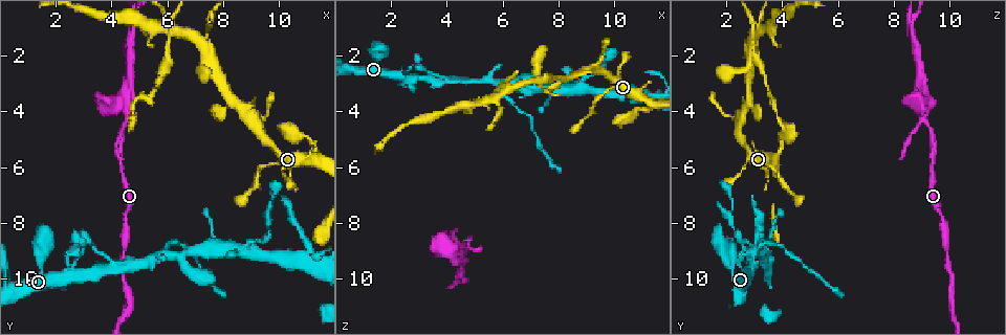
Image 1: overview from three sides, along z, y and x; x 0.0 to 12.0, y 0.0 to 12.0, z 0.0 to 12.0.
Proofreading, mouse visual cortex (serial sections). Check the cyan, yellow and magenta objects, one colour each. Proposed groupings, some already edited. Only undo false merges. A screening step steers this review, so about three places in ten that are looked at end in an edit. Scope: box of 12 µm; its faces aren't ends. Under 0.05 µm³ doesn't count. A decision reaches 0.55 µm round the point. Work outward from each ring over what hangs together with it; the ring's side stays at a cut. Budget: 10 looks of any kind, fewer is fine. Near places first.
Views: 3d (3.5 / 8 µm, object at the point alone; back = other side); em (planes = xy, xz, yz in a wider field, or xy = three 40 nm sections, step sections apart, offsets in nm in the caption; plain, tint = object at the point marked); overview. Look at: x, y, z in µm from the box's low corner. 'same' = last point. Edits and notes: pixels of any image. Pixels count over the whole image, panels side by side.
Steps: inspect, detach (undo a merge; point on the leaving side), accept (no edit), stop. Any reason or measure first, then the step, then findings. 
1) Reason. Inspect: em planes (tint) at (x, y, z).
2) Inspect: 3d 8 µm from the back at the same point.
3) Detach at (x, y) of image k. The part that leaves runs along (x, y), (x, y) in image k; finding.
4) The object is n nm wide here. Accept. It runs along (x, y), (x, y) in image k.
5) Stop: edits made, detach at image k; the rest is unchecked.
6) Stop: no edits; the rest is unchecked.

Branch point. Inspect: em xy step 5 (tint) at (8.4, 3.7, 2.7).

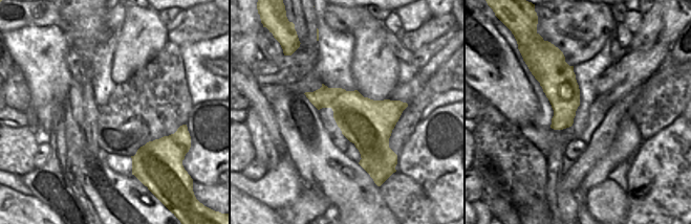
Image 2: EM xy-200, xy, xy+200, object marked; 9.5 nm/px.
Inspect: 3d 3.5 µm at the same point.

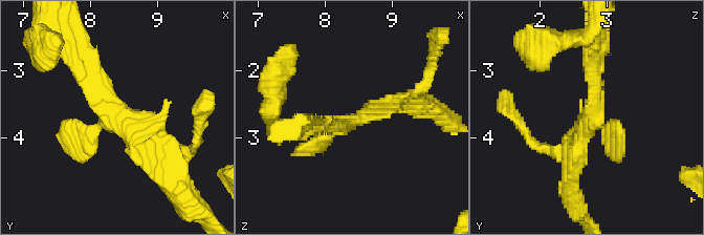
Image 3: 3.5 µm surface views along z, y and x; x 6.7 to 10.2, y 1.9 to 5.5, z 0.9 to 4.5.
The object is 480 nm wide here. Accept. It runs along (163, 176), (76, 67) in image 3; all the same cell.

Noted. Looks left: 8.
Abrupt turn. Inspect: 3d 8 µm at (6.2, 1.1, 3.2).

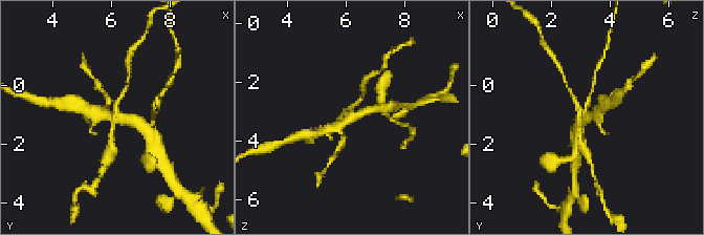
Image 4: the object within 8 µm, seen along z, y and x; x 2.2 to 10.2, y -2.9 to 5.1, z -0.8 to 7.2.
4 arms meet here; the arms are 150, 200, 250, 300 nm wide. Inspect: em xy step 1 (tint) at (6.3, 1.1, 3.2).

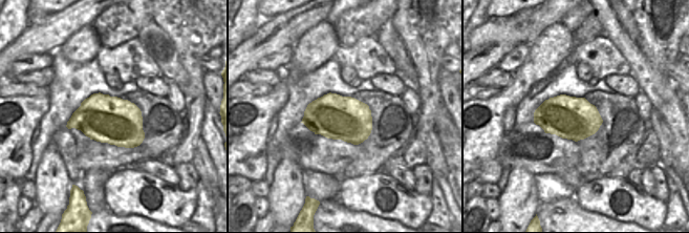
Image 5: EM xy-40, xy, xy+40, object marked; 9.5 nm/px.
Detach at (111, 136) of image 4. The part that leaves runs along (116, 112), (108, 154) in image 4; a second cell is stuck on.

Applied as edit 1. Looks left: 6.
Inspect: overview.

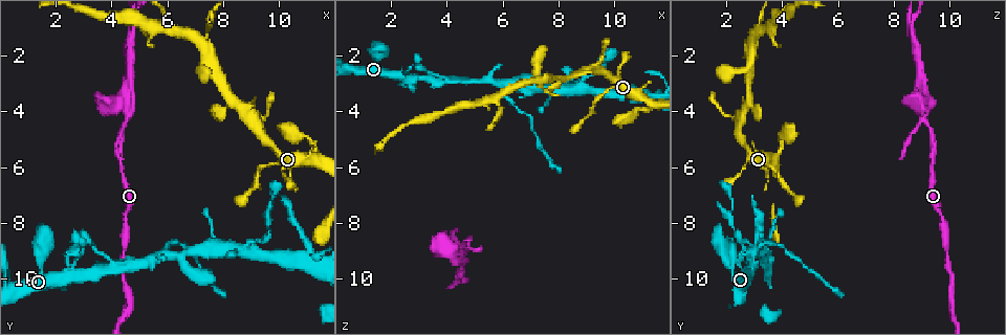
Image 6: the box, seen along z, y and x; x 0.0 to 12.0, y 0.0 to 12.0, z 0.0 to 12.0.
Abrupt turn. Inspect: 3d 3.5 µm from the back at (3.8, 9.8, 2.8).

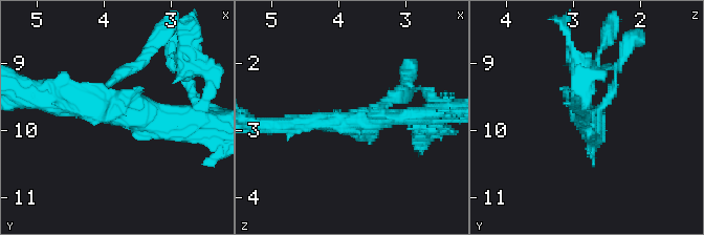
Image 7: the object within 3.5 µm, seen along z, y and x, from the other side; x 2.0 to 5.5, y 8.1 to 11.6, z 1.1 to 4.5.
Need the tissue. Inspect: em xy step 1 (tint) at (3.80, 9.75, 2.85).

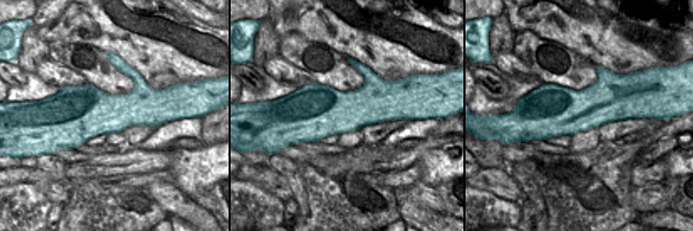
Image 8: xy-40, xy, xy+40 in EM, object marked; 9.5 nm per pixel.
Inspect: em xy step 2 (tint) at the same point.

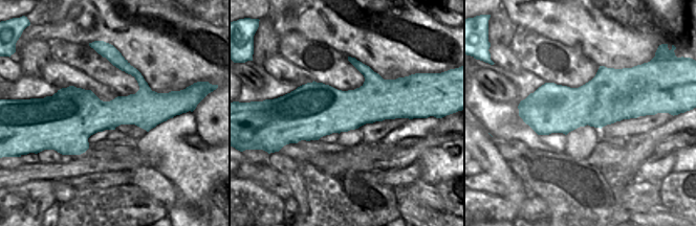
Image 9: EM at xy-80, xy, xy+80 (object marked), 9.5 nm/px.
Accept. It runs along (190, 119), (109, 114), (51, 99) in image 7; one cell here.

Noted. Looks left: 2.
Inspect: 3d 3.5 µm at (11.3, 5.7, 3.7).

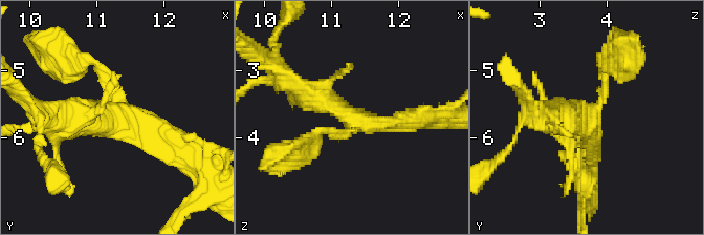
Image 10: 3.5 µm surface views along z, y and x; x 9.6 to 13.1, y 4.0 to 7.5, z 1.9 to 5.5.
3 arms meet here; the arms are 150, 250, 400 nm wide; shape alone is not enough. Inspect: em xy step 3 (tint) at (11.35, 5.70, 3.70).

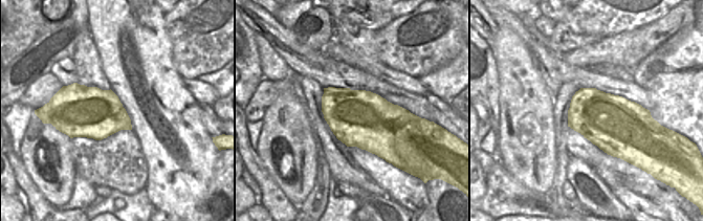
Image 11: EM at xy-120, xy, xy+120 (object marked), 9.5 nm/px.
Accept. It runs along (549, 120), (592, 113), (604, 90), (599, 62) in image 10; continuous, no second cell.

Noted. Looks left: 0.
Stop: edits made, detach at image 4; the rest is unchecked.

